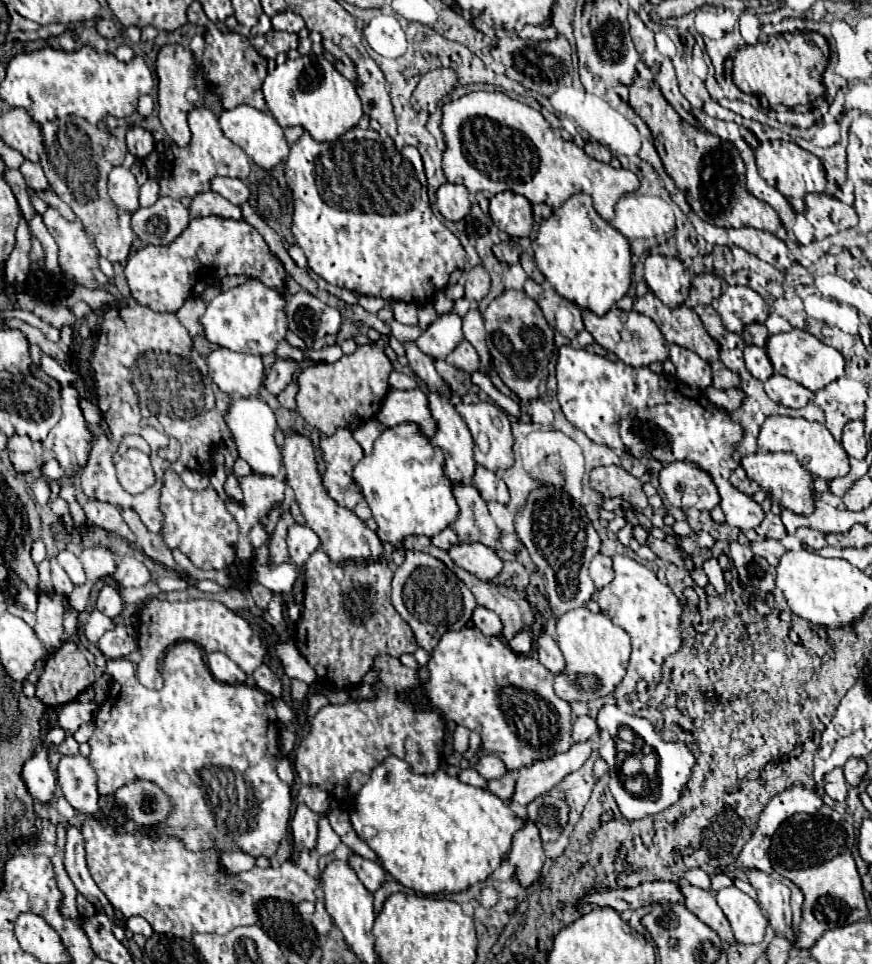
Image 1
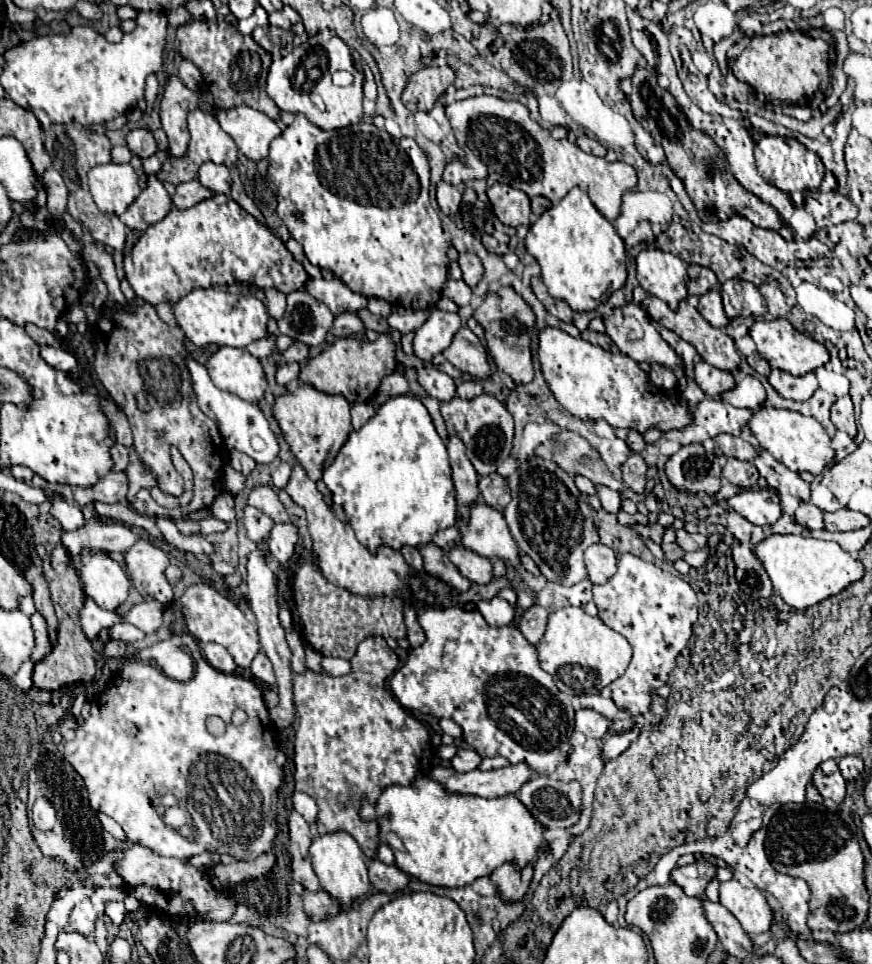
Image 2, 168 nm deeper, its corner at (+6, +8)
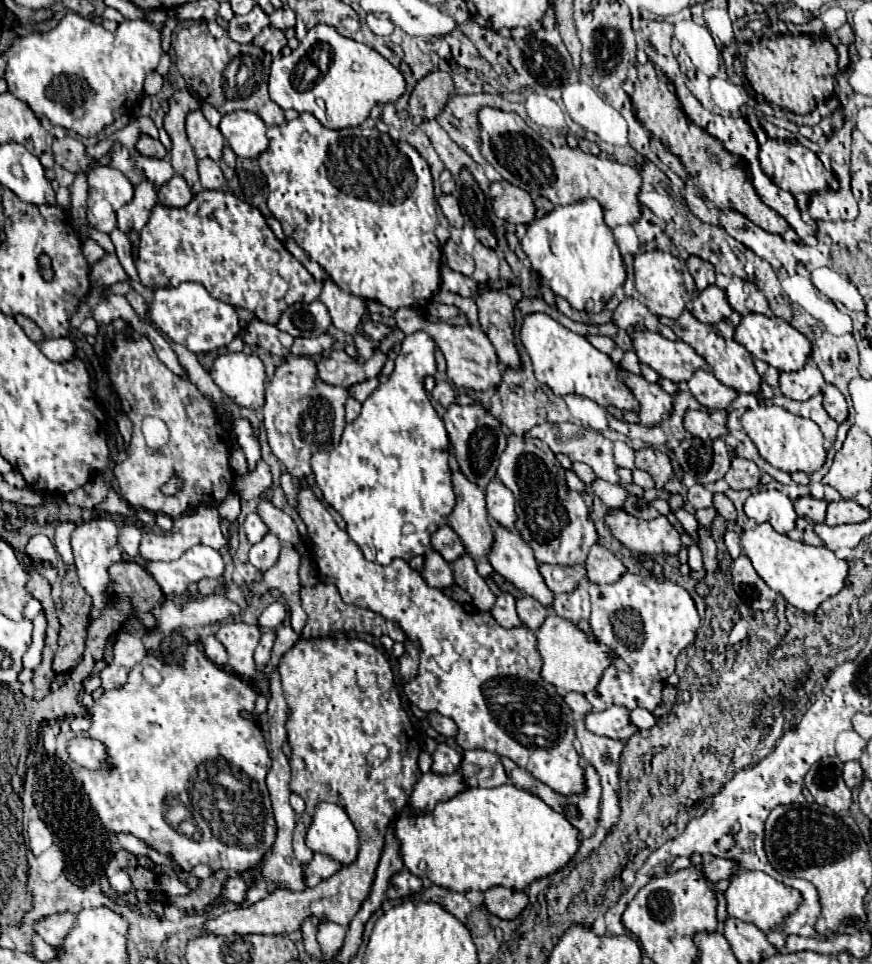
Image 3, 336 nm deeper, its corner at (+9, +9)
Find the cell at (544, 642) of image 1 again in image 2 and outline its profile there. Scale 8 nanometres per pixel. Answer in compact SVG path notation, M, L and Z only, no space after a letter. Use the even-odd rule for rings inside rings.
M531 605L529 609L523 611L523 615L521 615L521 619L519 619L519 629L521 629L523 637L525 637L529 643L537 645L537 643L541 641L541 637L543 637L543 633L545 633L547 617L549 617L549 613L547 613L547 609L543 609L541 605Z

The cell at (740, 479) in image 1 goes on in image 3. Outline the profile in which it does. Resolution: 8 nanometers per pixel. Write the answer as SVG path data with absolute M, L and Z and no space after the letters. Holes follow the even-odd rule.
M732 458L732 466L726 472L724 480L732 490L744 490L744 488L756 488L760 482L762 472L758 470L758 466L750 460L744 458Z

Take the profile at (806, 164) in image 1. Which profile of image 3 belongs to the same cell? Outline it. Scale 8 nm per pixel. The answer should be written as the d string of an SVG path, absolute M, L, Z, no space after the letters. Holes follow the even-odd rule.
M766 140L760 146L760 166L764 170L764 174L782 190L790 192L790 194L800 194L800 192L818 192L827 188L827 176L831 176L832 172L822 166L820 158L810 152L808 148L804 148L800 142L796 140Z

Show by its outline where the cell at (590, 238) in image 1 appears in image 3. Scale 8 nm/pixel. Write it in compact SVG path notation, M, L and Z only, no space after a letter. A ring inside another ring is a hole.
M594 198L556 206L552 212L530 222L526 236L522 238L522 248L532 264L532 270L552 288L556 296L566 298L570 306L580 312L600 312L612 298L614 290L626 280L618 244L604 222L600 202Z

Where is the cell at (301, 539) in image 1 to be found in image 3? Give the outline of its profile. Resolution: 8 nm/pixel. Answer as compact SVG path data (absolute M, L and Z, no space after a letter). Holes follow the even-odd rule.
M268 532L258 544L252 546L252 550L250 550L250 562L264 572L264 570L268 570L278 560L280 548L282 548L280 538L276 534Z

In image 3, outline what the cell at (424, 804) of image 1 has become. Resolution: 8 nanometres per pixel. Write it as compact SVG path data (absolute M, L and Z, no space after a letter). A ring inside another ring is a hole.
M502 784L496 788L468 788L456 798L438 802L436 808L426 814L416 814L410 804L406 804L394 820L394 836L398 840L400 858L412 874L456 892L484 892L492 886L524 890L532 880L548 876L566 866L578 850L578 830L540 798L516 788L514 784Z

